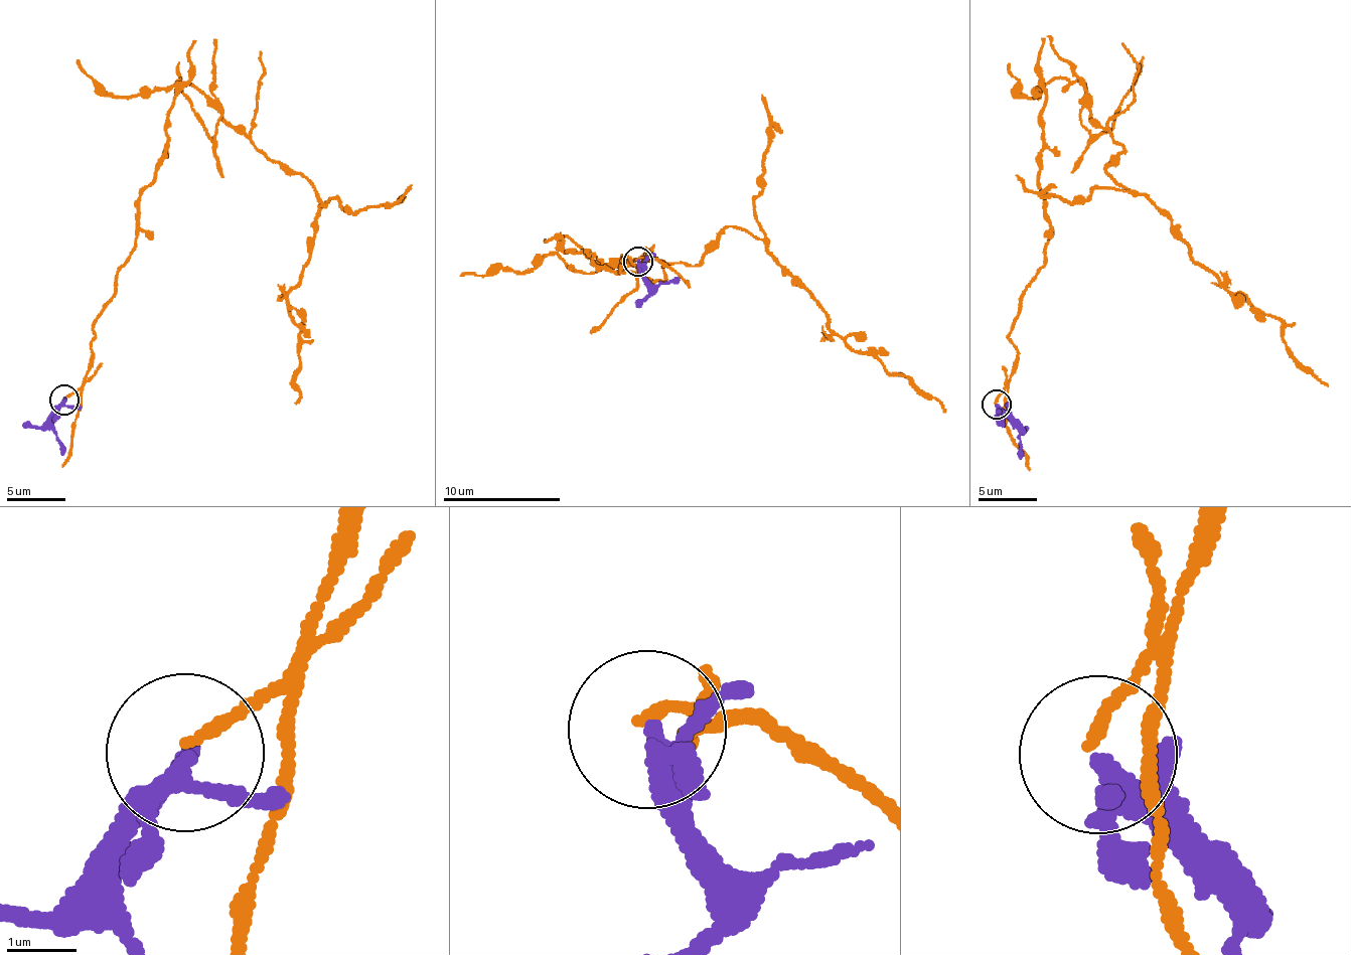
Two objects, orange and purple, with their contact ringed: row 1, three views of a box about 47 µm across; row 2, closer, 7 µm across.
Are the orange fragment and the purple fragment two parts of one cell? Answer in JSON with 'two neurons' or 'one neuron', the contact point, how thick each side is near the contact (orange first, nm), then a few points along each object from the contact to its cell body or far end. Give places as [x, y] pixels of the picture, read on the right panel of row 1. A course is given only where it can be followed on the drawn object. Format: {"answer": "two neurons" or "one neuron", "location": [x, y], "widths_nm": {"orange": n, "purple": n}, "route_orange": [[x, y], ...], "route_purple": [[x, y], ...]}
{"answer": "two neurons", "location": [996, 405], "widths_nm": {"orange": 160, "purple": 190}, "route_orange": [[996, 402], [1048, 241], [1057, 77], [1085, 83], [1122, 148], [1111, 178], [1329, 386]], "route_purple": [[996, 405], [1020, 429], [1020, 458]]}

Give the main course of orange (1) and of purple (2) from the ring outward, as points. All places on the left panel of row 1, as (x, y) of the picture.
1: (64, 398), (136, 242), (179, 81), (316, 188), (287, 298), (296, 405)
2: (64, 401), (52, 425), (62, 454)

